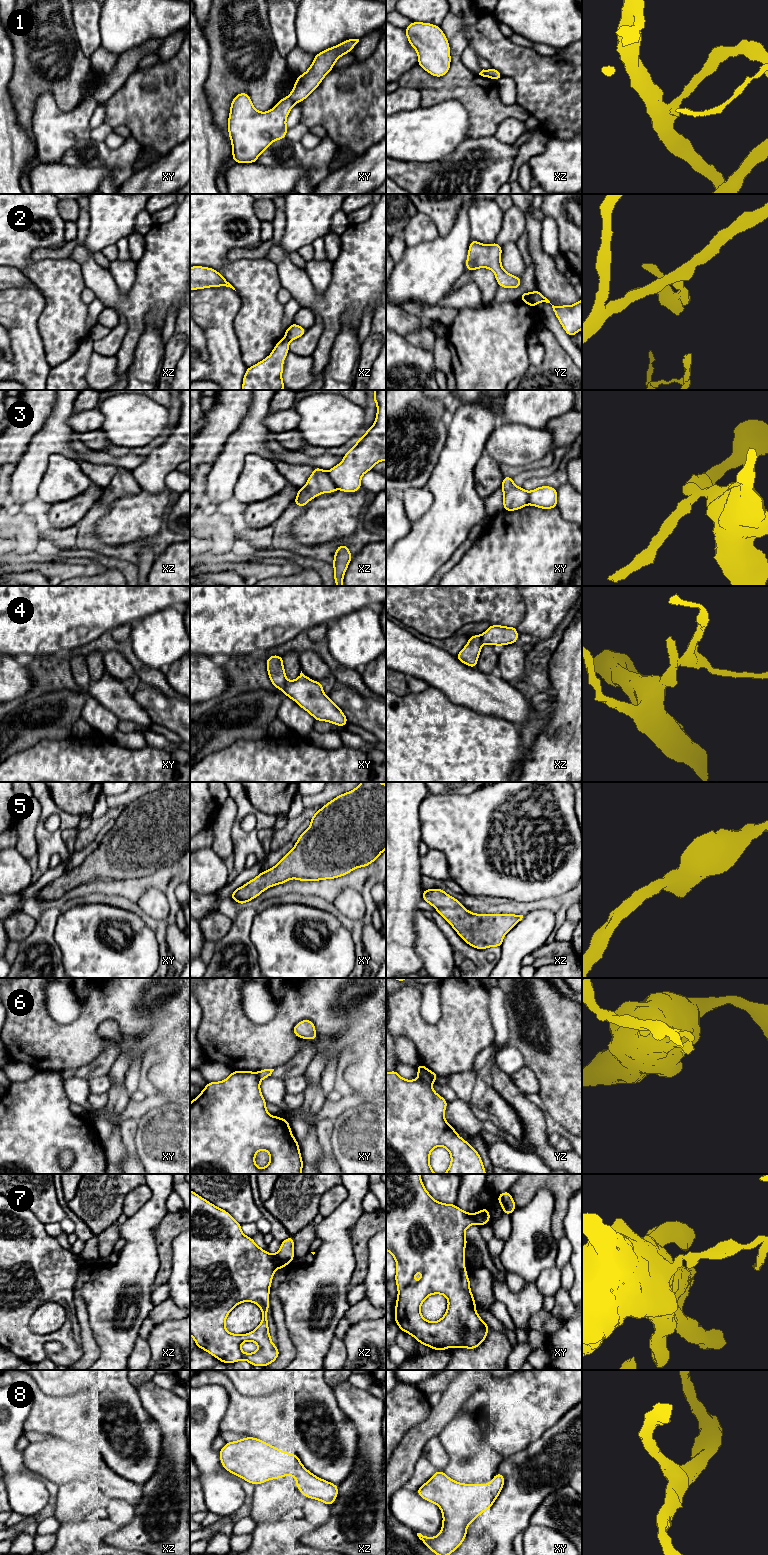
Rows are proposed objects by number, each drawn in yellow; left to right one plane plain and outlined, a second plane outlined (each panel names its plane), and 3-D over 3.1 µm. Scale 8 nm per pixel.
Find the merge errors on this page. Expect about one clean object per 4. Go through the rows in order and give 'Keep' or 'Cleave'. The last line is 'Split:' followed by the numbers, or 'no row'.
1: Cleave
2: Cleave
3: Cleave
4: Cleave
5: Keep
6: Cleave
7: Cleave
8: Keep
Split: 1, 2, 3, 4, 6, 7

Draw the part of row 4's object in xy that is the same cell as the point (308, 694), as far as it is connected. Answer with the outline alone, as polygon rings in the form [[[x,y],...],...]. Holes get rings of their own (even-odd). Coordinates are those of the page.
[[[302,671],[297,679],[287,681],[283,692],[316,721],[327,721],[341,727],[348,723],[342,710],[324,694],[322,683],[306,677]]]

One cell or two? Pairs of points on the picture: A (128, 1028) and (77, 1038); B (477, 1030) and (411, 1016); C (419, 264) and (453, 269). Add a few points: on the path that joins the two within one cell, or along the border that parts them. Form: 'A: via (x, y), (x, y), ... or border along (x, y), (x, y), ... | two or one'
A: via (116, 1015), (100, 1015), (90, 1025) | one
B: via (461, 1030), (427, 1030) | one
C: via (427, 266), (445, 266) | one

